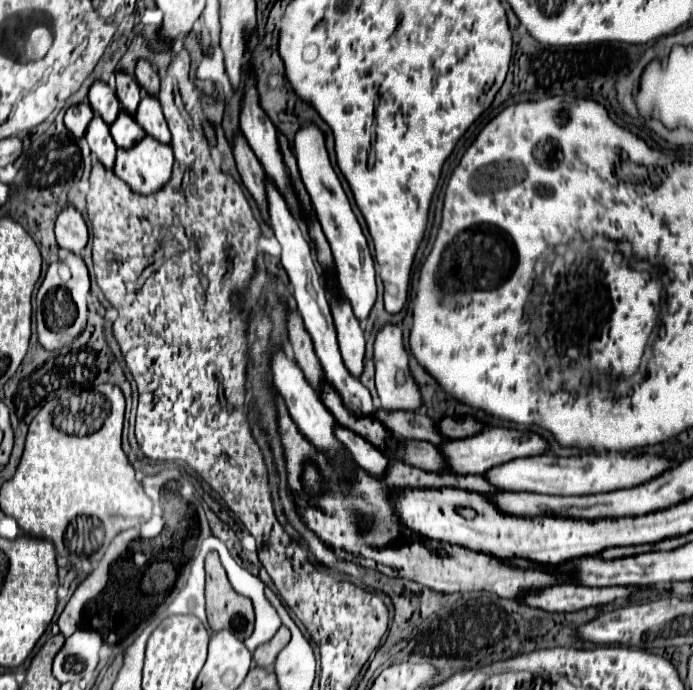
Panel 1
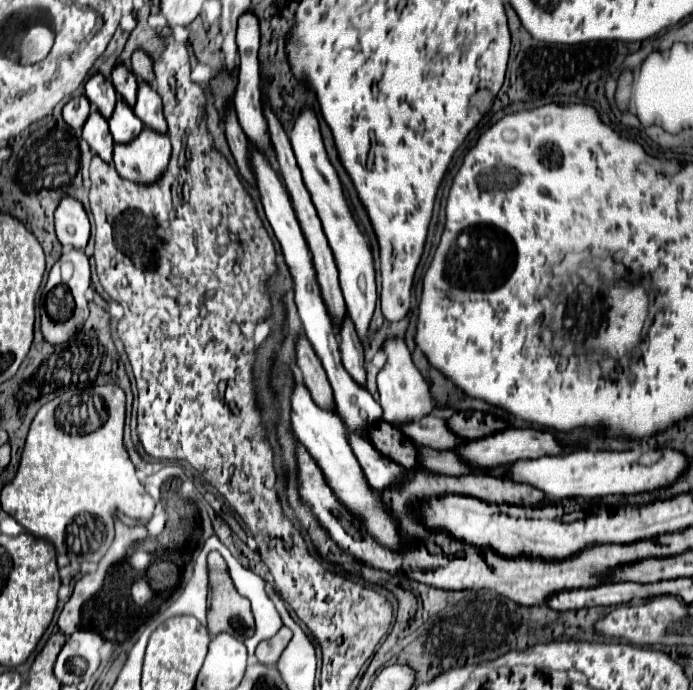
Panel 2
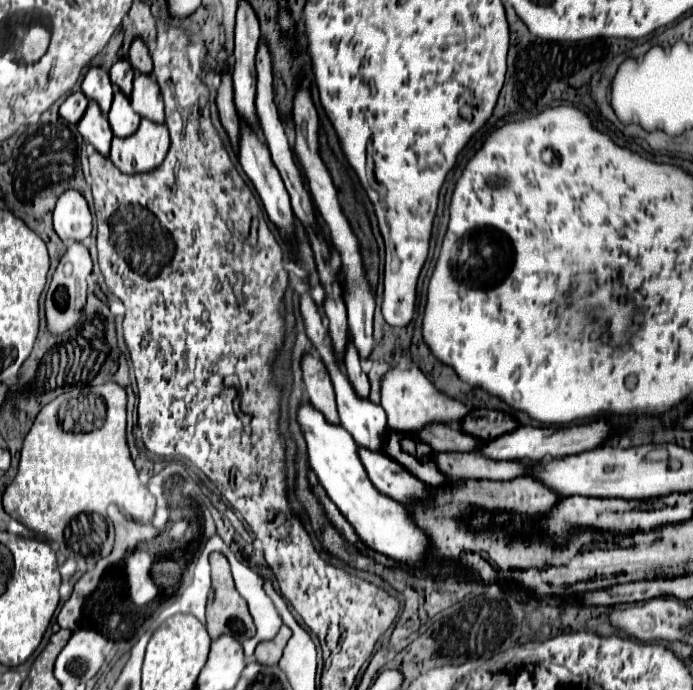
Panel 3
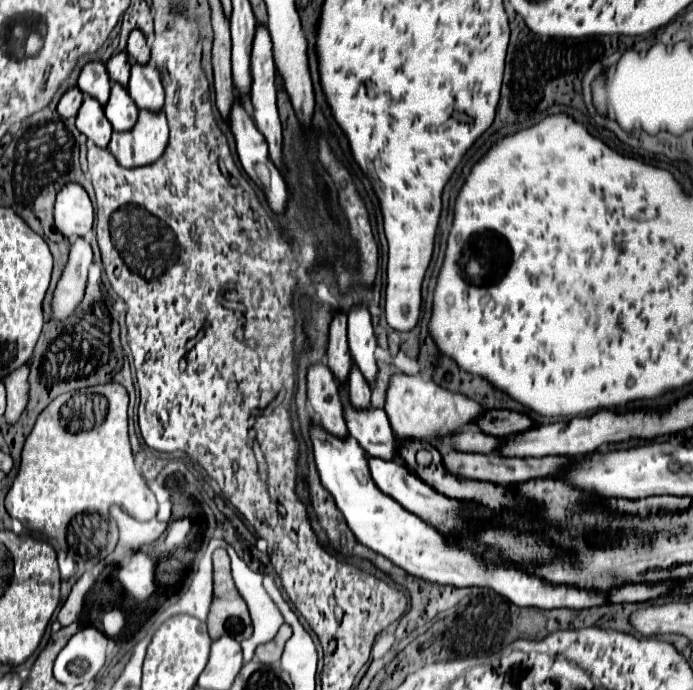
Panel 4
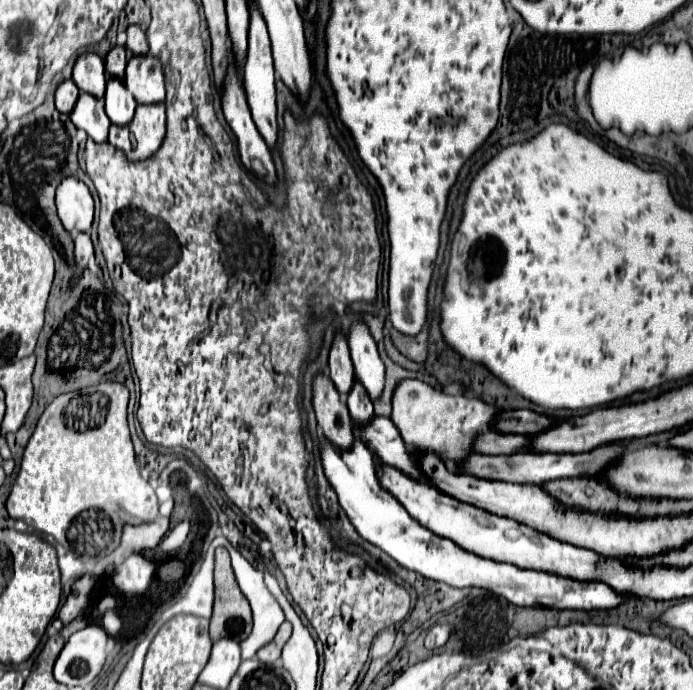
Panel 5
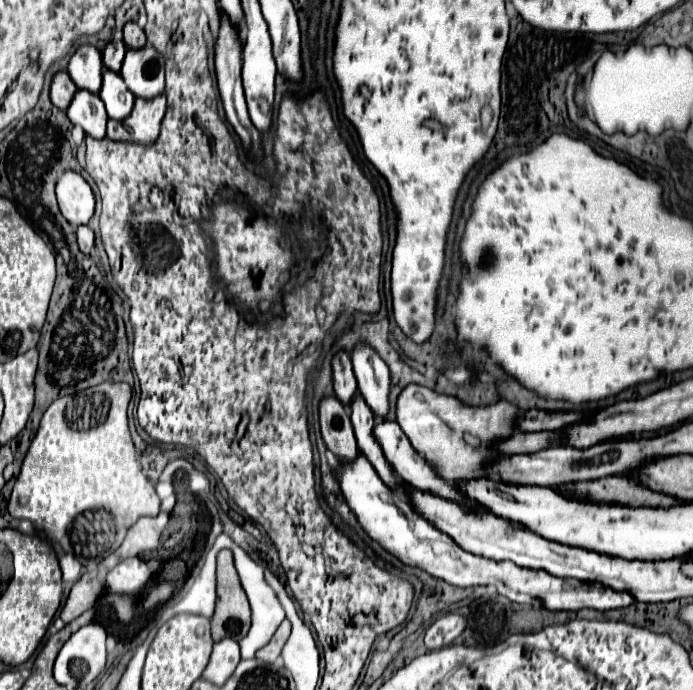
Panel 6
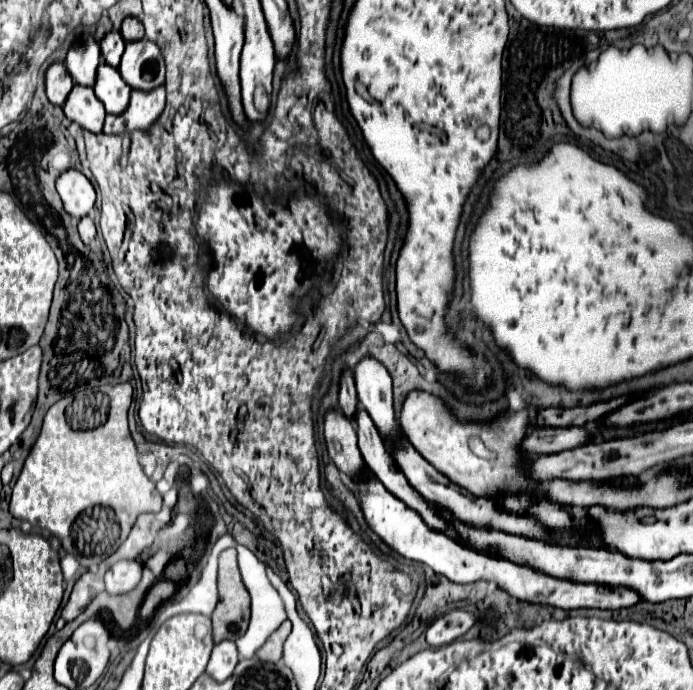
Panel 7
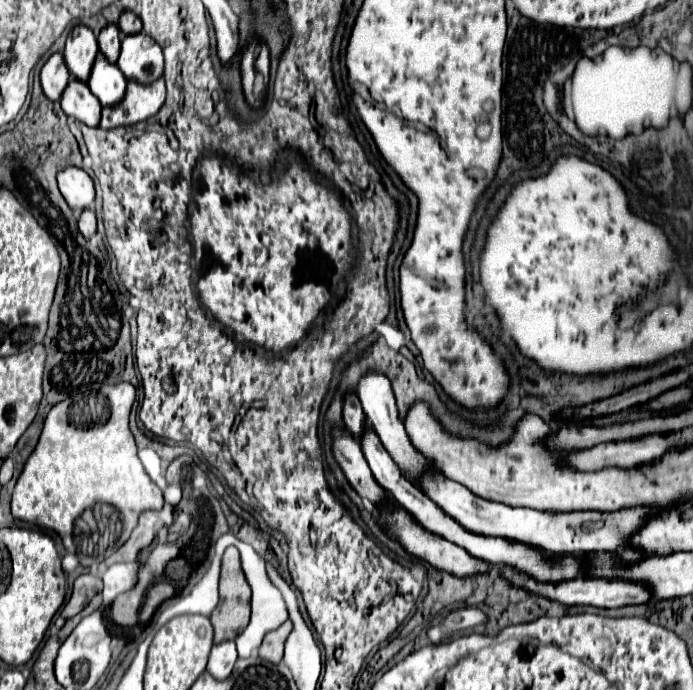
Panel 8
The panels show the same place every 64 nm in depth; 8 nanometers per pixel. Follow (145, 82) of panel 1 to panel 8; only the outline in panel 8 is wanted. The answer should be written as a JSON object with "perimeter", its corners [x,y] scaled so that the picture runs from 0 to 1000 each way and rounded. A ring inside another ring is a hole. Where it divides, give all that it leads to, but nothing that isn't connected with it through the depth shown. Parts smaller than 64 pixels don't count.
{"perimeter":[[[179,17],[179,20],[173,23],[170,41],[176,43],[179,52],[190,52],[190,49],[196,49],[196,46],[205,46],[205,29],[202,29],[196,20],[190,20],[190,17]]]}

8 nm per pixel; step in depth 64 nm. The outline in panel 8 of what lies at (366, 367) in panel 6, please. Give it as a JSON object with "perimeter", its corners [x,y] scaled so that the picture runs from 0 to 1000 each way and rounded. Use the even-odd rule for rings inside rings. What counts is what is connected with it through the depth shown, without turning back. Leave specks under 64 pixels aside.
{"perimeter":[[[528,539],[528,542],[522,542],[522,548],[517,551],[517,577],[522,583],[522,591],[525,591],[525,600],[528,600],[531,612],[534,612],[534,617],[543,623],[543,629],[545,629],[548,641],[554,643],[554,649],[569,664],[569,670],[577,675],[583,690],[597,699],[612,684],[612,678],[618,678],[623,672],[595,646],[595,641],[592,641],[592,635],[589,635],[586,623],[583,623],[580,606],[574,603],[566,559],[560,557],[560,548],[551,539]]]}

